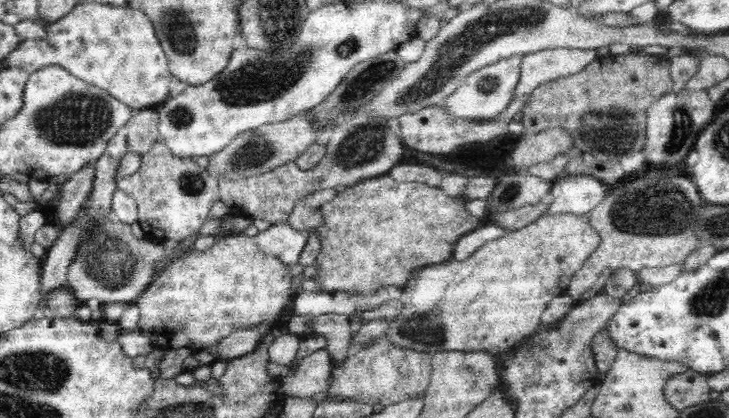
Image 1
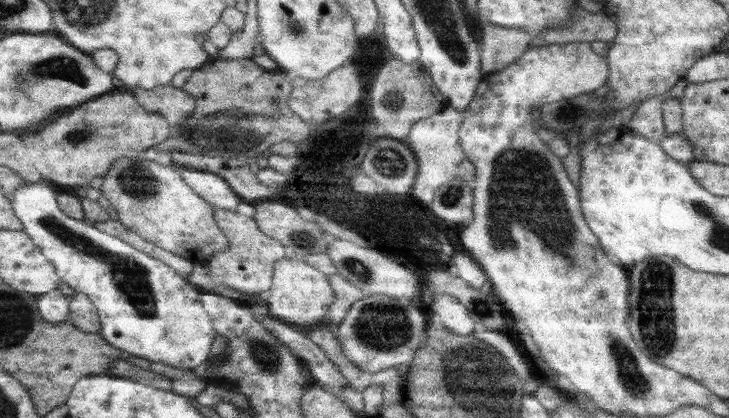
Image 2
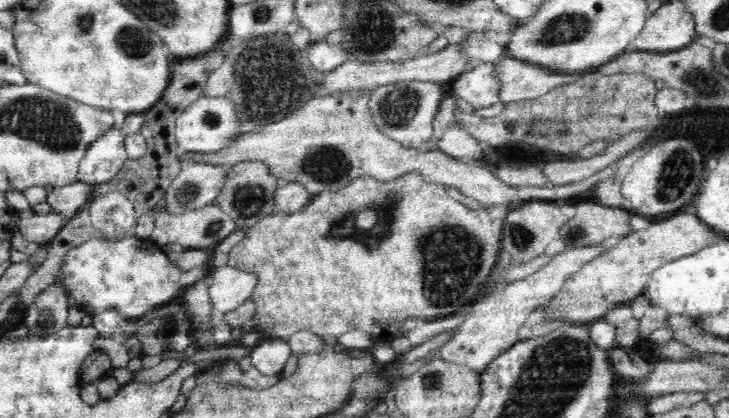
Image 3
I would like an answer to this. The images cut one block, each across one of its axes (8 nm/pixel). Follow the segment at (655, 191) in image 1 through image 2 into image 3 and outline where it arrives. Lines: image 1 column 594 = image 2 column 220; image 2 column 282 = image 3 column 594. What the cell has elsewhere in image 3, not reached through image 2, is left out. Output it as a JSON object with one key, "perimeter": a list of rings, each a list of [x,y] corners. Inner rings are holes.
{"perimeter":[[[614,238],[600,242],[596,246],[568,246],[568,250],[556,253],[547,265],[535,273],[525,279],[518,280],[518,282],[510,282],[510,286],[504,292],[478,302],[474,306],[472,314],[462,324],[460,332],[456,332],[440,348],[438,358],[444,359],[446,362],[466,365],[476,371],[478,375],[482,374],[494,358],[498,358],[504,350],[508,350],[510,346],[514,346],[514,343],[519,341],[518,331],[531,312],[534,312],[543,303],[552,300],[562,290],[567,278],[570,278],[575,272],[578,272],[578,269],[581,269],[597,256],[610,250],[617,241],[618,238]]]}

